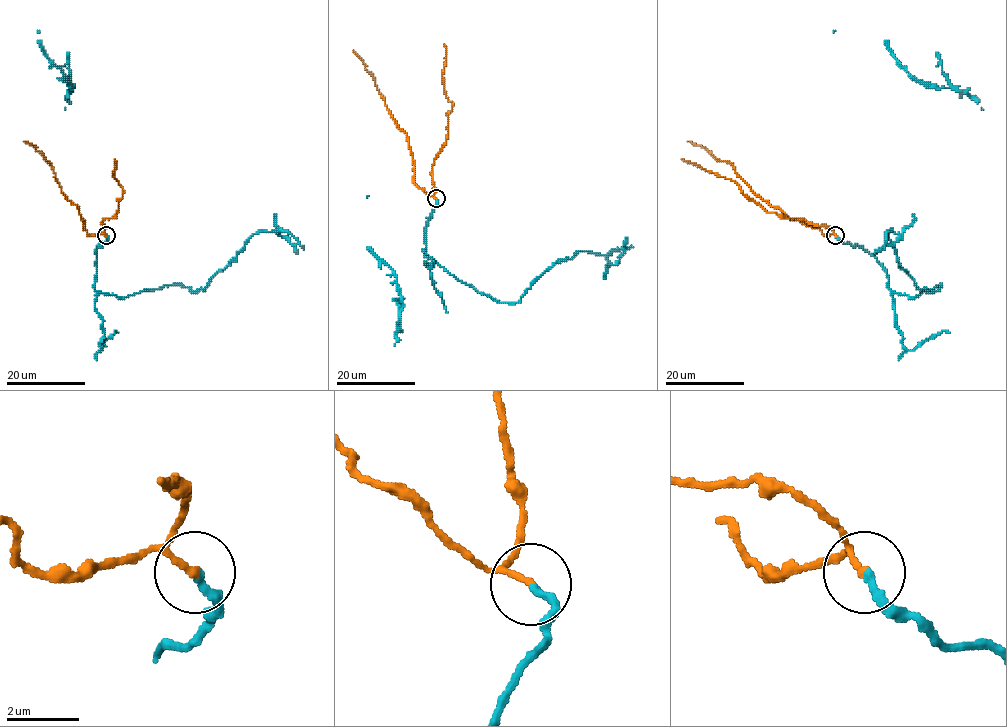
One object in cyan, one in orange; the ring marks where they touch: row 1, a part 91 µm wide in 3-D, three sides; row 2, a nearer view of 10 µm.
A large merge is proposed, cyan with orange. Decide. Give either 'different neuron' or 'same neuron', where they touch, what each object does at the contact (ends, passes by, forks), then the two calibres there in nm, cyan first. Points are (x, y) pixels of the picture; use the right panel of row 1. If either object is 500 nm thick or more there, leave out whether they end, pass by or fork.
same neuron | (835, 235) | cyan ends | orange ends | 220/200 nm

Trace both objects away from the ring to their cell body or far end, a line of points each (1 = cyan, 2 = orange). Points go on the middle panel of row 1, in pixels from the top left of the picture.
1: (435, 198), (423, 250), (499, 302), (519, 302), (556, 261), (581, 250), (604, 254), (614, 264), (628, 237)
2: (435, 198), (413, 179), (414, 162), (407, 134), (391, 115), (374, 77), (352, 50)

